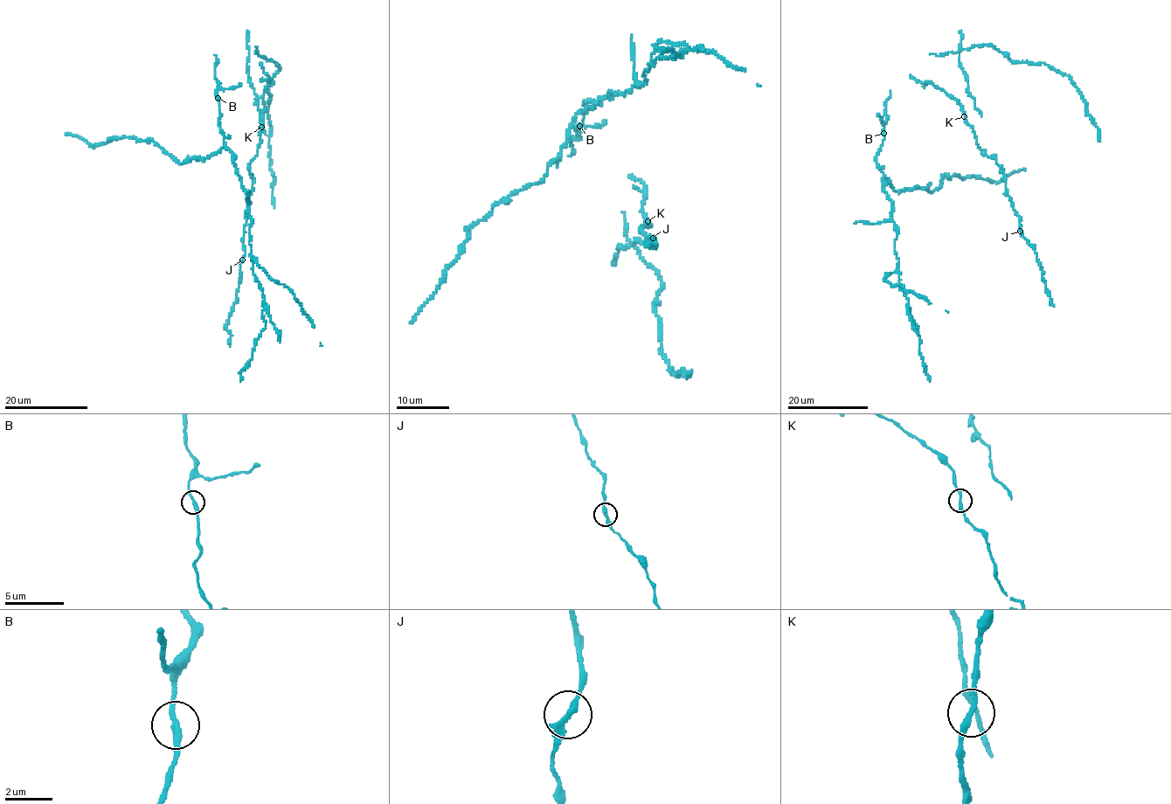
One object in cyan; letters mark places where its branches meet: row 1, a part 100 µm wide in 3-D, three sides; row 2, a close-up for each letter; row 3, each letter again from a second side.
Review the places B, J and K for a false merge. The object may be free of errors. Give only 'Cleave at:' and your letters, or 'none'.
Cleave at: none

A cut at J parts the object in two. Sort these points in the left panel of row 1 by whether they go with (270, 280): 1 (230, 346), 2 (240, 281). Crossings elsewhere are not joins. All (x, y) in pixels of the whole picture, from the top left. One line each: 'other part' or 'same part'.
1: other part
2: other part

